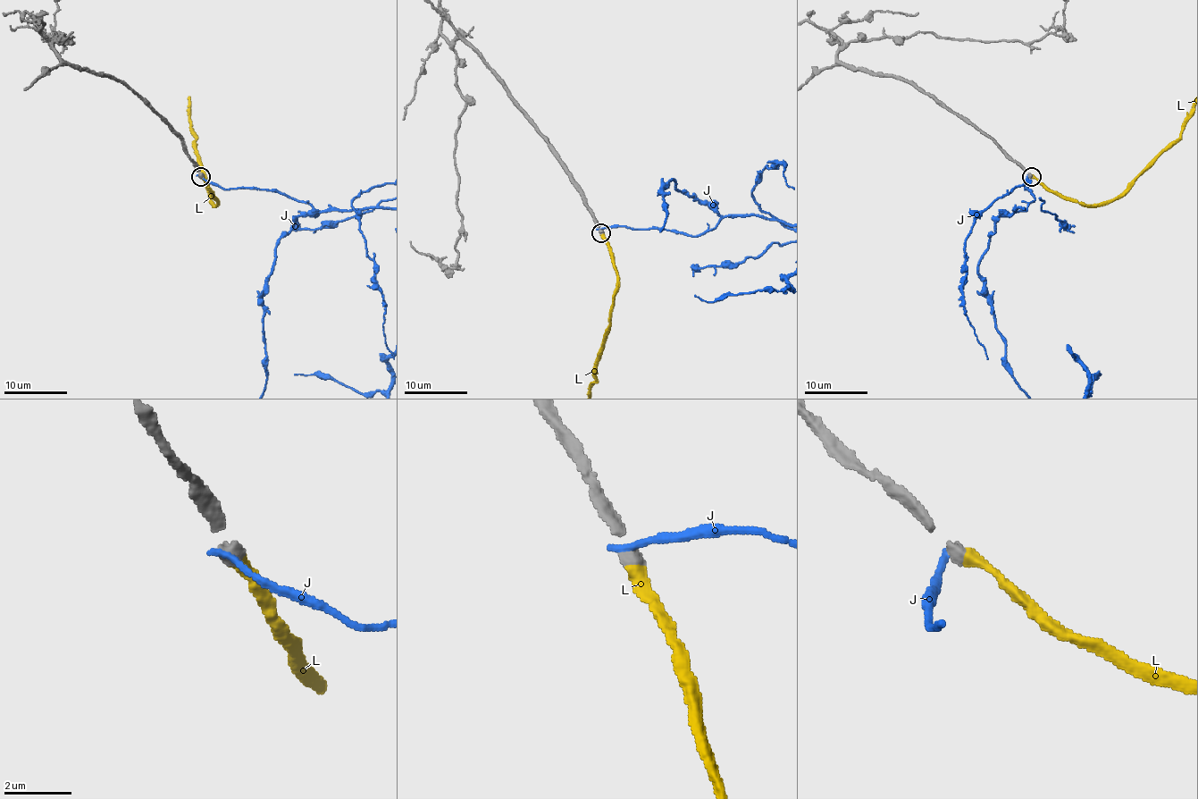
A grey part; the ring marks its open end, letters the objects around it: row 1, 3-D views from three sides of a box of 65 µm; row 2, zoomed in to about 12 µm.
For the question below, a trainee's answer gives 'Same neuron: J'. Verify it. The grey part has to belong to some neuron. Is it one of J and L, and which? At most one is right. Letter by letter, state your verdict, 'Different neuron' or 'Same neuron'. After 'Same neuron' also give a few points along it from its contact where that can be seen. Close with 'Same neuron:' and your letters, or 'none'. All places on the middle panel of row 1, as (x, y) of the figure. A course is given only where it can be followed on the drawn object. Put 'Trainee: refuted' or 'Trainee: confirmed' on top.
Trainee: refuted
J: Different neuron
L: Same neuron
Same neuron: L

